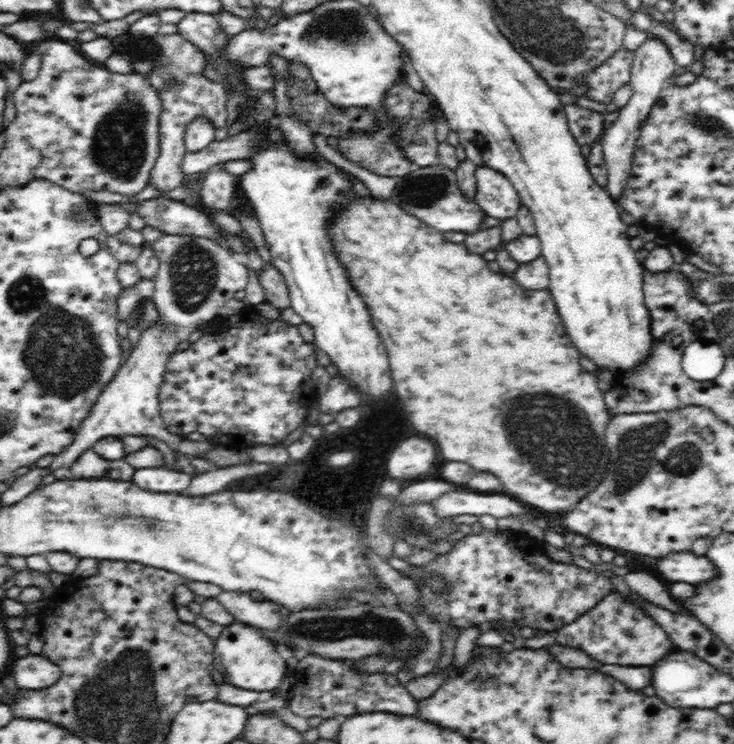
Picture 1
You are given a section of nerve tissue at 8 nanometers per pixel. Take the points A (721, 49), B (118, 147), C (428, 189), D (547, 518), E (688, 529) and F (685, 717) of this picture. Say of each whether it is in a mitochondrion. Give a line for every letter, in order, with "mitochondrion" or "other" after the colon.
A: other
B: mitochondrion
C: mitochondrion
D: other
E: other
F: other

